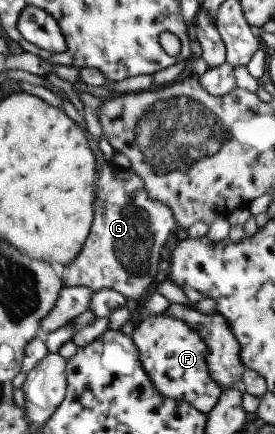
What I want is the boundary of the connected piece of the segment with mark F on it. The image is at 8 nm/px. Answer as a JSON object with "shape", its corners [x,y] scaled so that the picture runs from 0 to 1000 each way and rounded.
{"shape":[[[589,719],[549,724],[535,737],[513,740],[502,753],[484,760],[484,781],[502,797],[520,843],[545,859],[564,889],[600,910],[644,922],[669,922],[695,929],[702,938],[731,949],[760,954],[789,935],[818,894],[804,894],[793,878],[764,857],[760,820],[764,800],[745,776],[713,760],[680,751],[680,742],[629,733],[622,721]]]}

